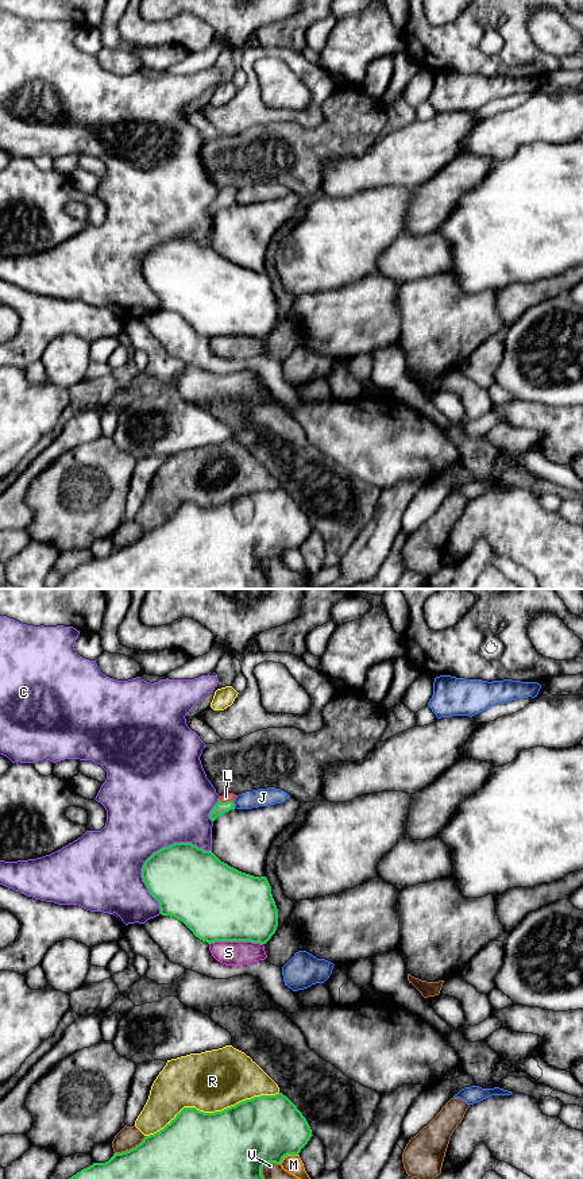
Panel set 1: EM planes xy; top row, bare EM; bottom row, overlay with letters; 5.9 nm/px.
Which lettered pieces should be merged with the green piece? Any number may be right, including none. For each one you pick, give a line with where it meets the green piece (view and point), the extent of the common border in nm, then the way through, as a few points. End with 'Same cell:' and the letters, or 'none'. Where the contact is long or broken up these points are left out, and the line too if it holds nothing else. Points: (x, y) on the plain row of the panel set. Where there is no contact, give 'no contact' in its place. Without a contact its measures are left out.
L: xy (227, 196) | 90 nm | across xy (220, 203), (227, 196), (226, 192)
Same cell: L

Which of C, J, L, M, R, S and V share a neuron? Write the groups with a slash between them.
C / J / L / M / R / S / V

